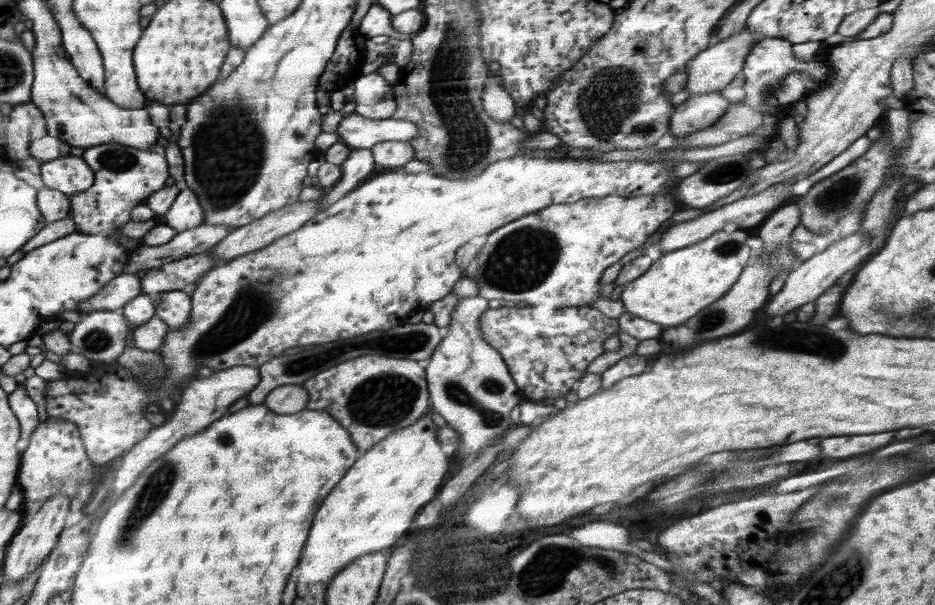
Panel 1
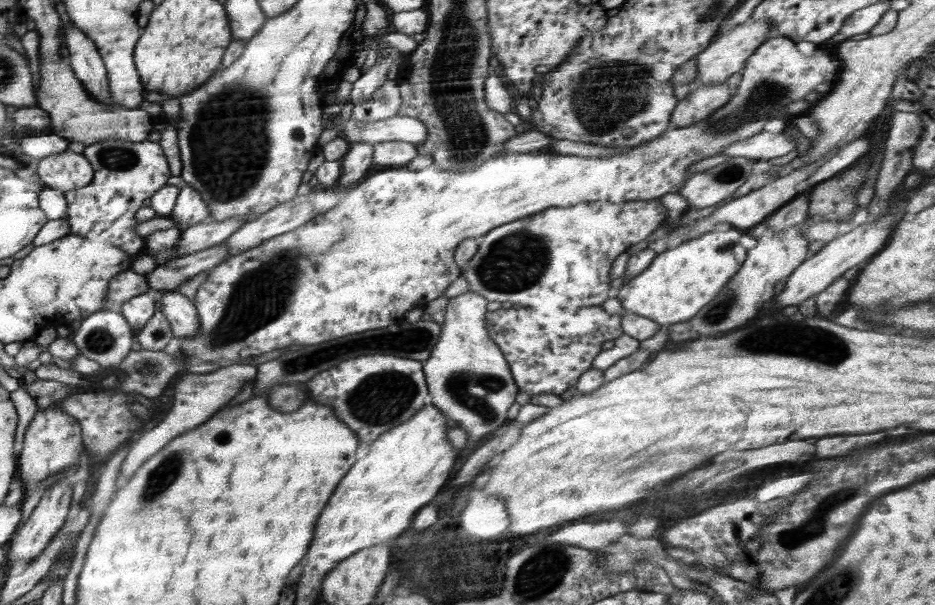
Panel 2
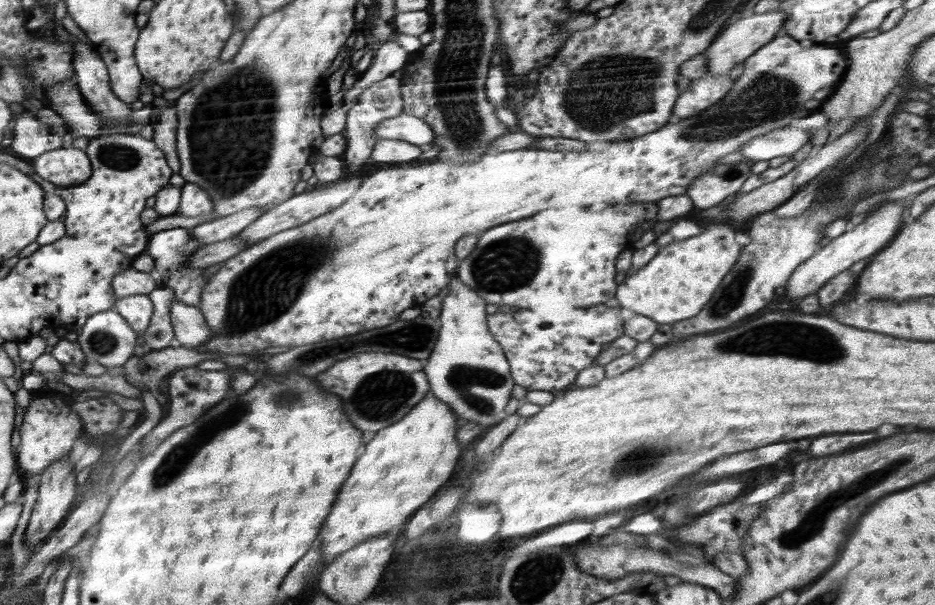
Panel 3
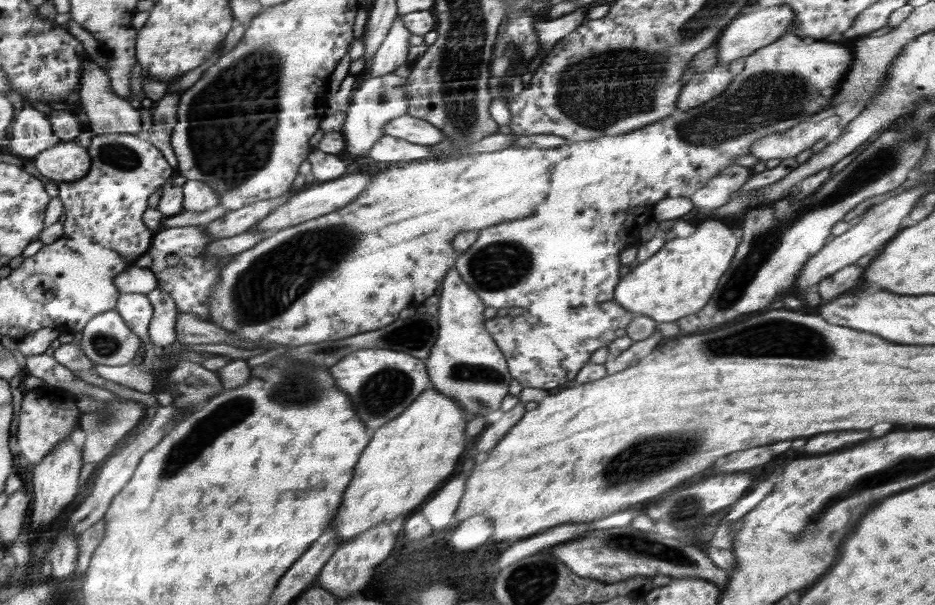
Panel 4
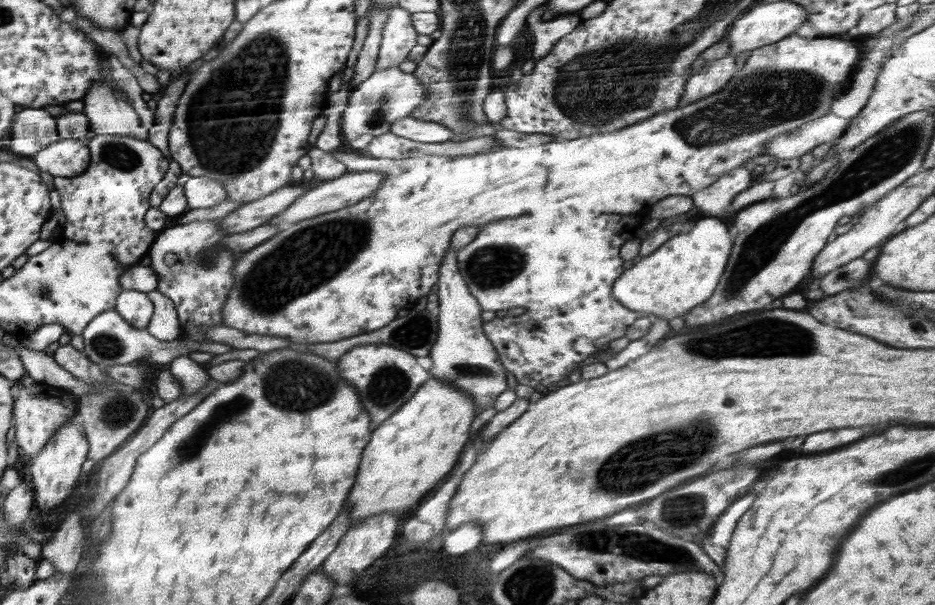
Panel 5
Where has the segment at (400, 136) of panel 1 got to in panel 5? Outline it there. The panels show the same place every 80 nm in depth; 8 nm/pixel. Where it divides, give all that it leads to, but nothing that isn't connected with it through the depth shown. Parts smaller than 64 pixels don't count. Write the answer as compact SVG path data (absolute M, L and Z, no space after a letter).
M411 116L393 122L389 131L396 136L416 142L446 142L454 140L455 137L453 132L442 124L418 120Z

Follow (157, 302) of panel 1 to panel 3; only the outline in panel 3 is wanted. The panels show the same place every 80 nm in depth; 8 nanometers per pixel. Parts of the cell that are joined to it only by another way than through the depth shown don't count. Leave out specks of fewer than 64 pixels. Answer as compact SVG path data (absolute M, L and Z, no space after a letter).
M174 298L170 305L170 316L175 338L182 346L196 348L212 335L200 309Z

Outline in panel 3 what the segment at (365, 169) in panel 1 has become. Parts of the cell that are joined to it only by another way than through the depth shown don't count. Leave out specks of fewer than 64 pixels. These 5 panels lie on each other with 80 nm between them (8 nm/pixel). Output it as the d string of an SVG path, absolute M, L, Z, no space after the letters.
M393 75L380 82L371 84L360 95L359 101L349 108L344 135L347 140L346 150L343 152L345 176L352 177L360 174L362 167L371 162L371 154L378 138L373 135L374 127L383 120L394 118L403 112L403 98L401 82Z

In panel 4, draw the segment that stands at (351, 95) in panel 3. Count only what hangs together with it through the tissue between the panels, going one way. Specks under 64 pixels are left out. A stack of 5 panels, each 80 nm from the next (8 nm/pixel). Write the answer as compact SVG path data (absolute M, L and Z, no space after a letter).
M398 13L396 20L392 23L386 38L375 52L372 64L369 67L370 76L384 76L393 73L398 67L409 63L408 39L412 35L403 23L402 14Z

